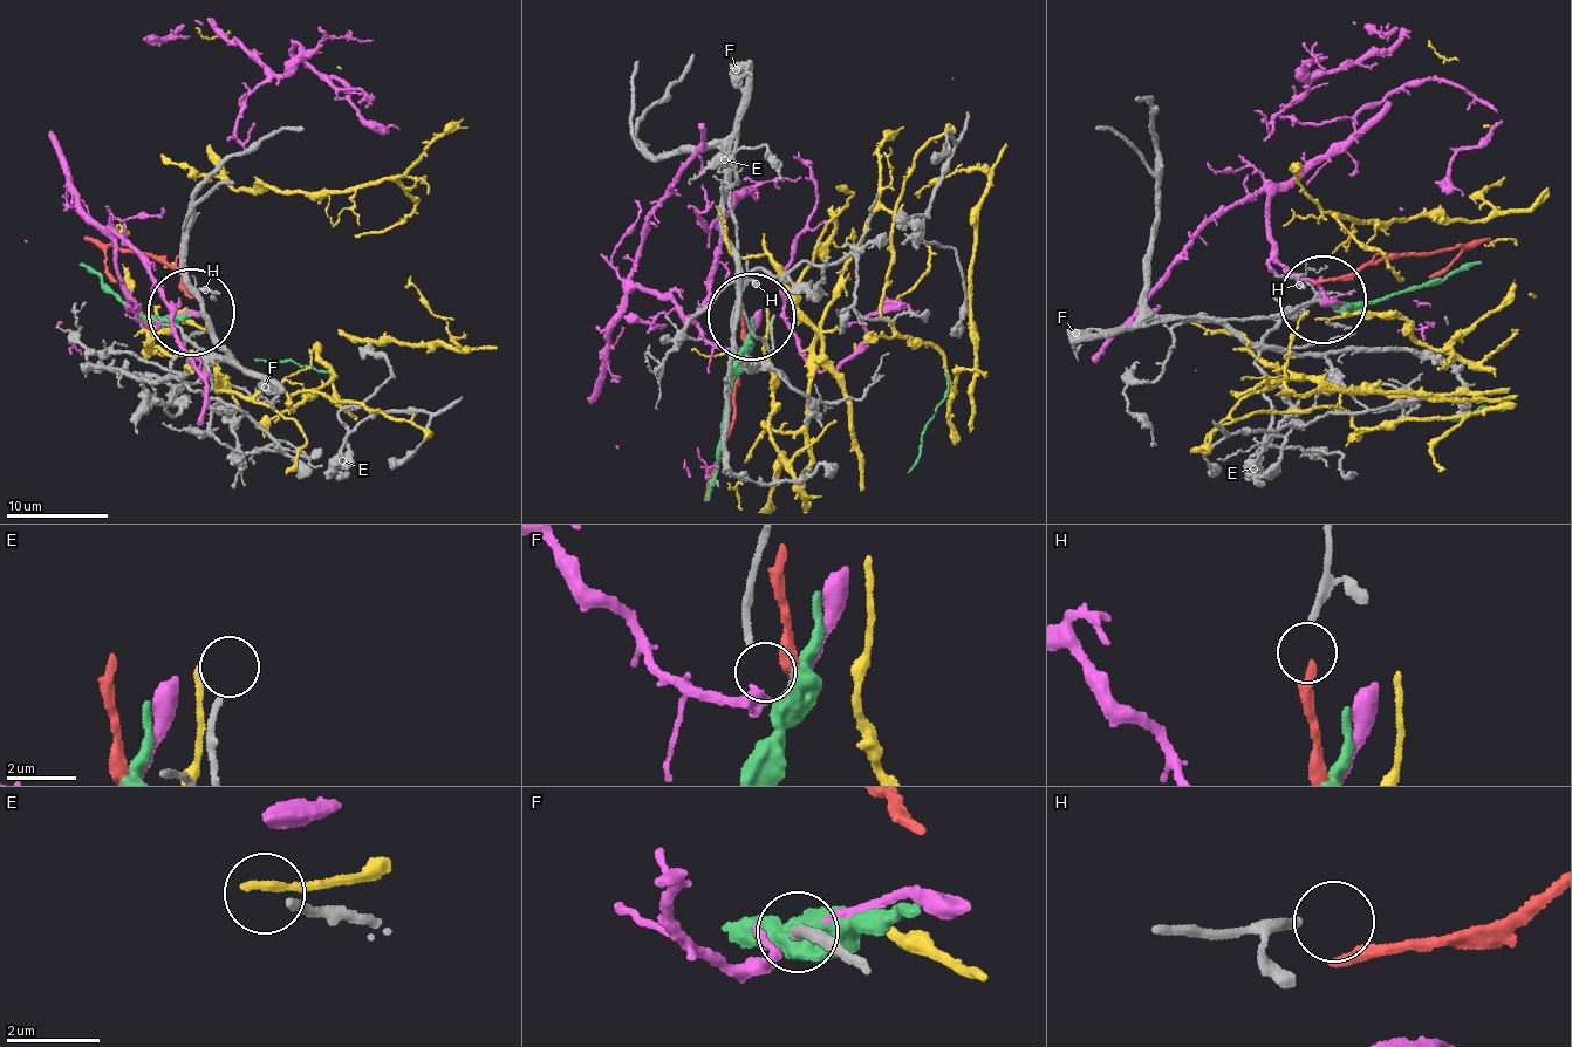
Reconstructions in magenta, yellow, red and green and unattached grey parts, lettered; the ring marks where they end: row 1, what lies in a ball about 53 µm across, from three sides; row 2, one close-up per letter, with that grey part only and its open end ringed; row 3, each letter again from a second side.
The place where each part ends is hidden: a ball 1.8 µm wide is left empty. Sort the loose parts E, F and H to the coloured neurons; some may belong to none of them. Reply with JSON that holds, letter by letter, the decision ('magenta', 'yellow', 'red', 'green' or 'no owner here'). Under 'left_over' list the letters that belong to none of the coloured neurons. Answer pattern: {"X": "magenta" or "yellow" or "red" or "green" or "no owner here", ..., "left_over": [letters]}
{"E": "no owner here", "F": "no owner here", "H": "no owner here", "left_over": ["E", "F", "H"]}

